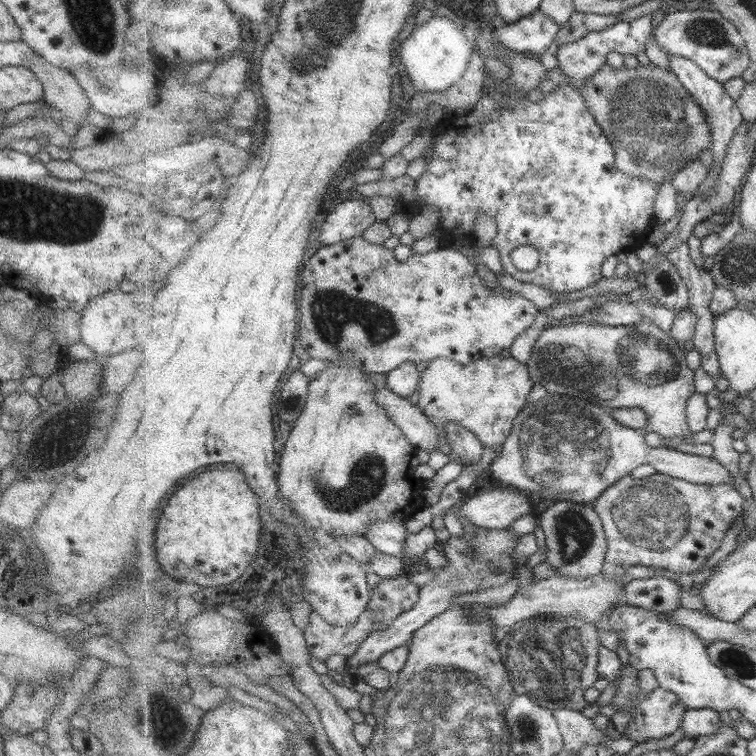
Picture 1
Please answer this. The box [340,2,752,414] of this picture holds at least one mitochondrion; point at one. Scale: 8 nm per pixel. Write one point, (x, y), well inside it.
(656, 130)

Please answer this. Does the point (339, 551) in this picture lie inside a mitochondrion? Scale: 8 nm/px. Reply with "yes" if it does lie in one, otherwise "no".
no

